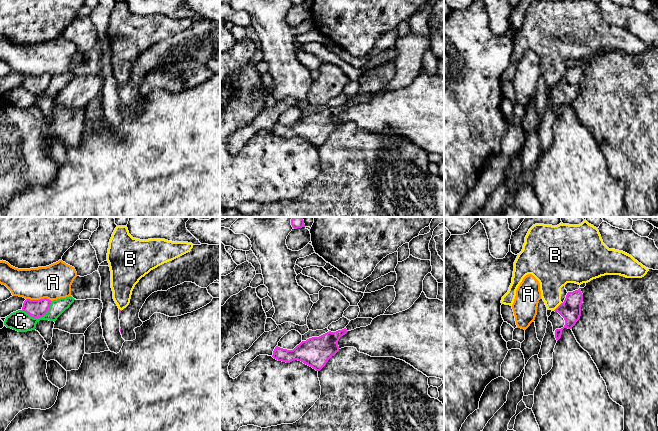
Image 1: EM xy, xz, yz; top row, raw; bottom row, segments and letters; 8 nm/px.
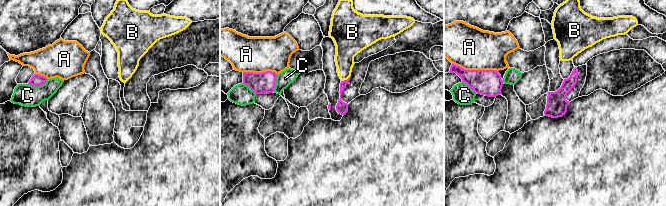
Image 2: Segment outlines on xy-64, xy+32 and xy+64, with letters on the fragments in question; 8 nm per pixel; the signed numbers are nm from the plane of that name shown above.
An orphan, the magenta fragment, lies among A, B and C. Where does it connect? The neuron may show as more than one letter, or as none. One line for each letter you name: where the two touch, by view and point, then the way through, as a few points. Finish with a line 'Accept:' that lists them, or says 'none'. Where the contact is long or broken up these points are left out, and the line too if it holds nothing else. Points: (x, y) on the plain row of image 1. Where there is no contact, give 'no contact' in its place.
Accept: none

